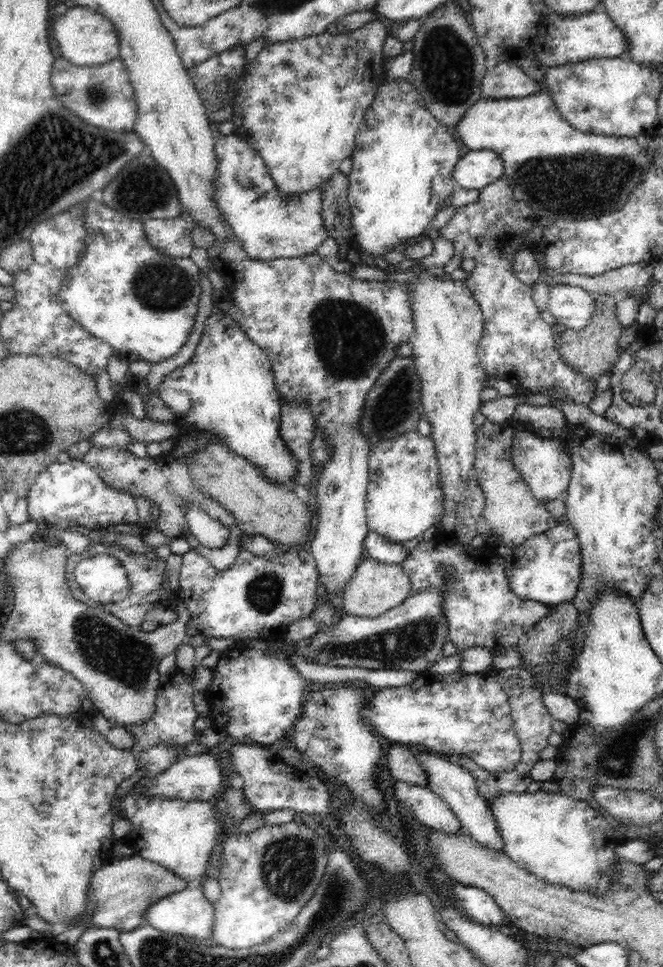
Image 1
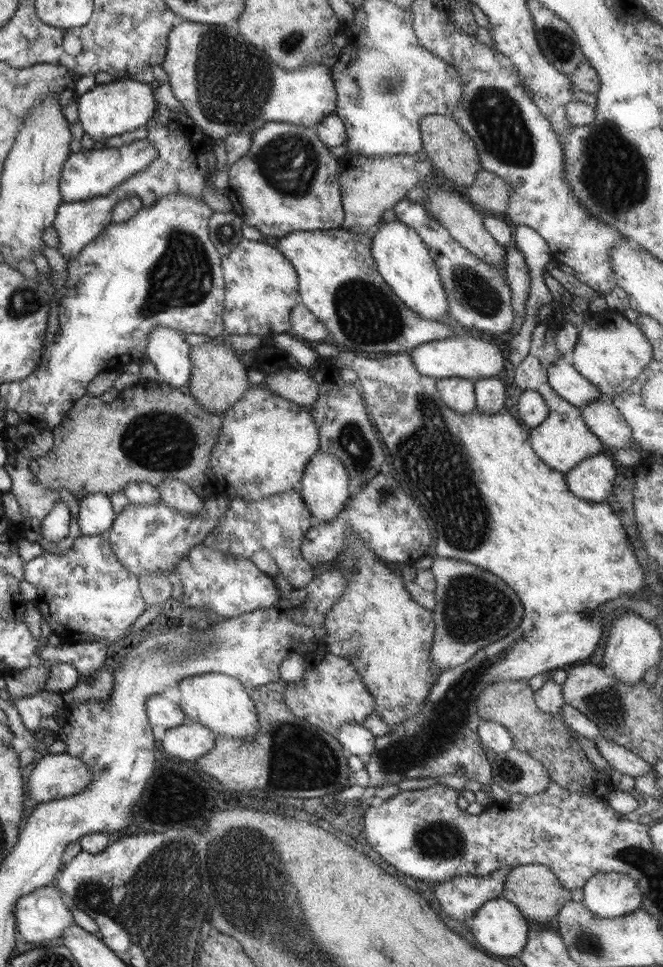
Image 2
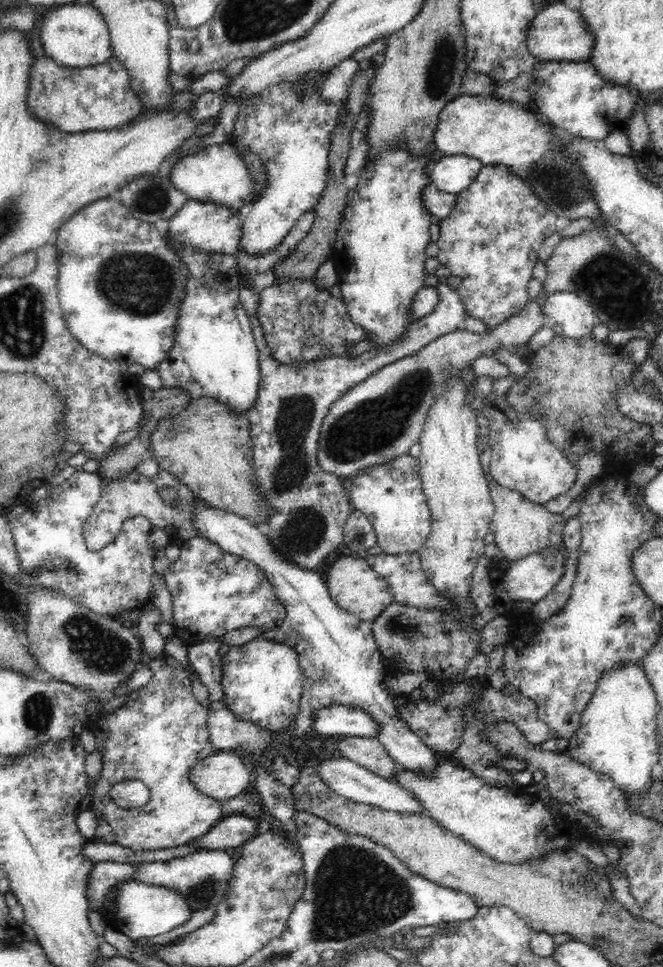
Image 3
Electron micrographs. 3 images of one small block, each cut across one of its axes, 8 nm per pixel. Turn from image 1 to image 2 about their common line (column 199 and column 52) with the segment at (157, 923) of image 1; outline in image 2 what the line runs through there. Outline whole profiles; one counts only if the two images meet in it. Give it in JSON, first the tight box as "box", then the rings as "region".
{"box":[14,884,75,942],"region":[[[54,884],[18,898],[14,908],[17,932],[26,942],[58,942],[62,932],[75,922],[70,902],[73,900]]]}

